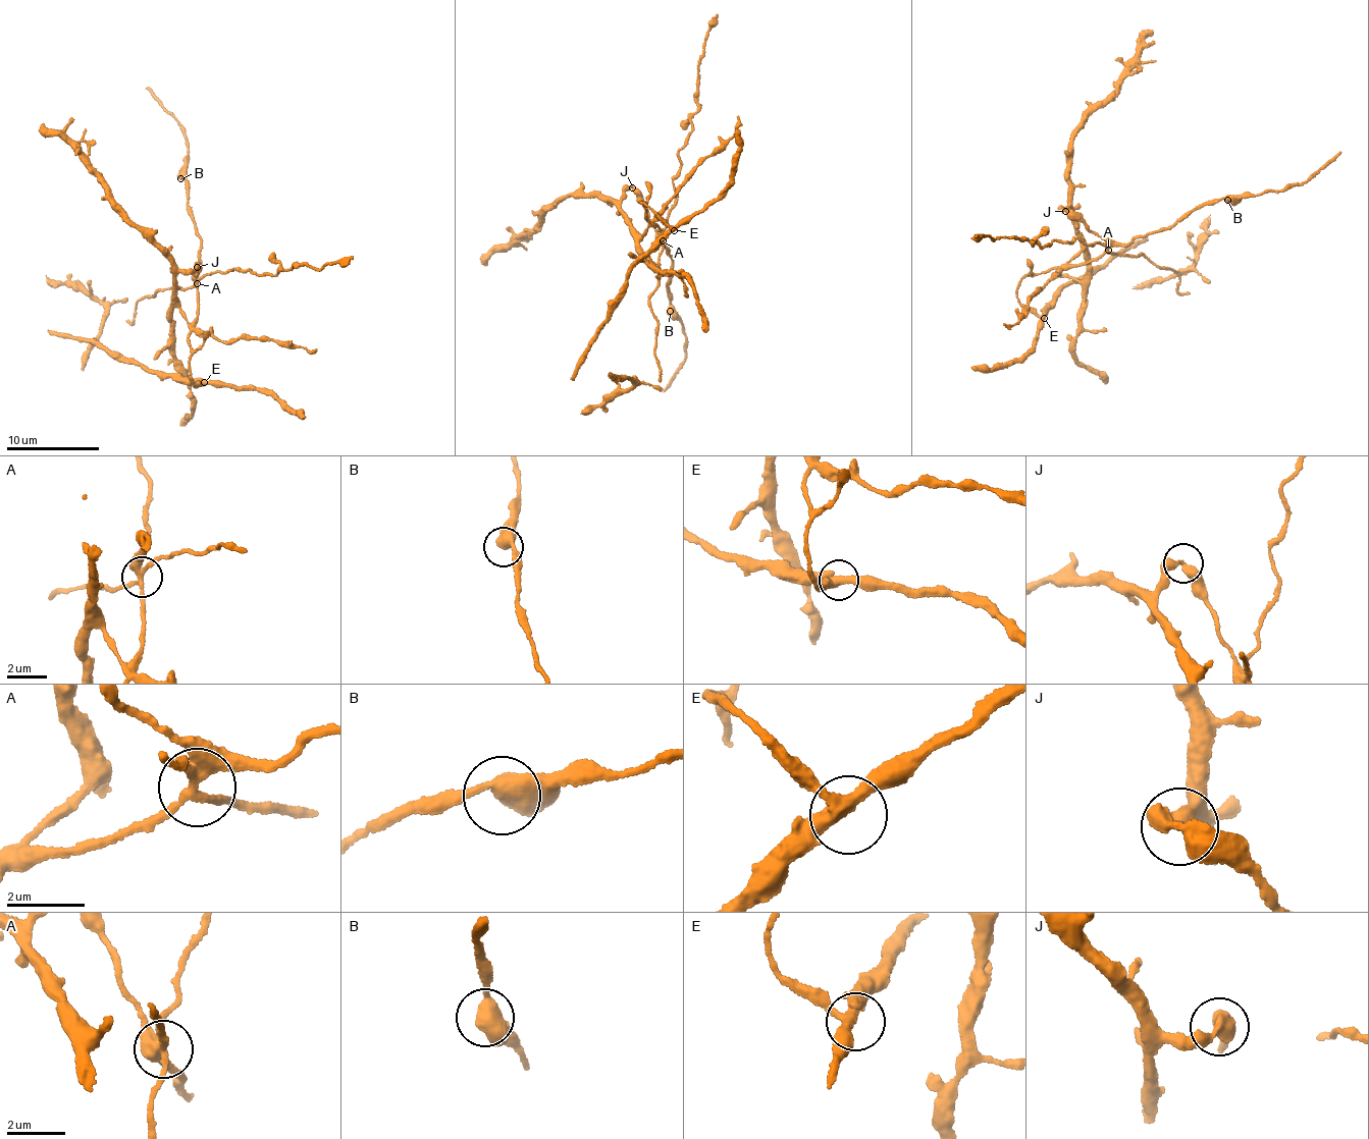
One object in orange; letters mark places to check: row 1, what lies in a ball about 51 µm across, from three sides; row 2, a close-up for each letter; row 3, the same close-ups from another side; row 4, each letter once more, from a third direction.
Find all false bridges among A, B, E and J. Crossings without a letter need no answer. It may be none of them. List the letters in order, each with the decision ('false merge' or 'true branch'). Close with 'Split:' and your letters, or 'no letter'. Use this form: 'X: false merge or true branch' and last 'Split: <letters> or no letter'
A: false merge
B: true branch
E: true branch
J: false merge
Split: A, J

